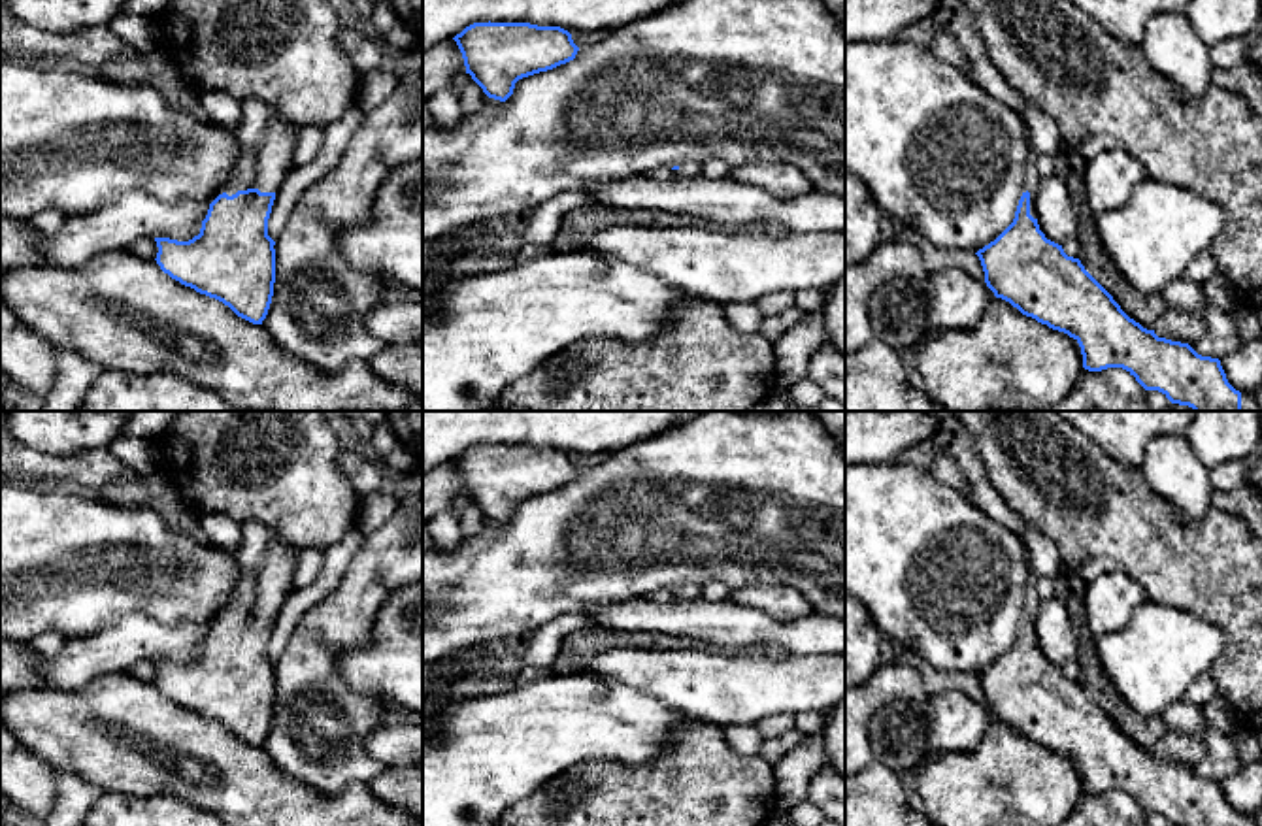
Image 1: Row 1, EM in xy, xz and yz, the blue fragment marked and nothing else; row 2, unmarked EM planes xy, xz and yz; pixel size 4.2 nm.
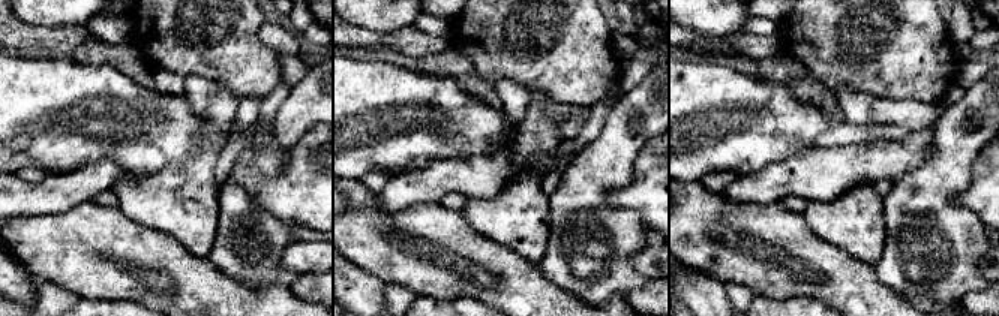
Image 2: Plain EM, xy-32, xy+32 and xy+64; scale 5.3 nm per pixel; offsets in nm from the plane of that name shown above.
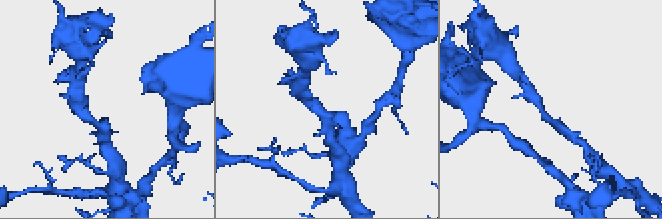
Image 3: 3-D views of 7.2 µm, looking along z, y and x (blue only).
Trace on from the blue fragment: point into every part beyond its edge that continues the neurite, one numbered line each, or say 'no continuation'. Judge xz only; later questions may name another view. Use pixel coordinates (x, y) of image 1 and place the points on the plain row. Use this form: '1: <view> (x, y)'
1: xz (687, 591)

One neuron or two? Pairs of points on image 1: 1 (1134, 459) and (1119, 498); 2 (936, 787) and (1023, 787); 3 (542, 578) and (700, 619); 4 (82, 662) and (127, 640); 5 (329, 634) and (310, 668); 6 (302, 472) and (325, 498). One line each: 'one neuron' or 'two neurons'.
1: two neurons
2: one neuron
3: two neurons
4: one neuron
5: one neuron
6: one neuron

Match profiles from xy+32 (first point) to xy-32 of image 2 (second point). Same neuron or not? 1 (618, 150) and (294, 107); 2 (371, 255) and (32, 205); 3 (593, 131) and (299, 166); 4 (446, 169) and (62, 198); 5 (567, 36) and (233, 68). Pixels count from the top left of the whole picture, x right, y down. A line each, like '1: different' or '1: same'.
1: same
2: different
3: different
4: same
5: same

